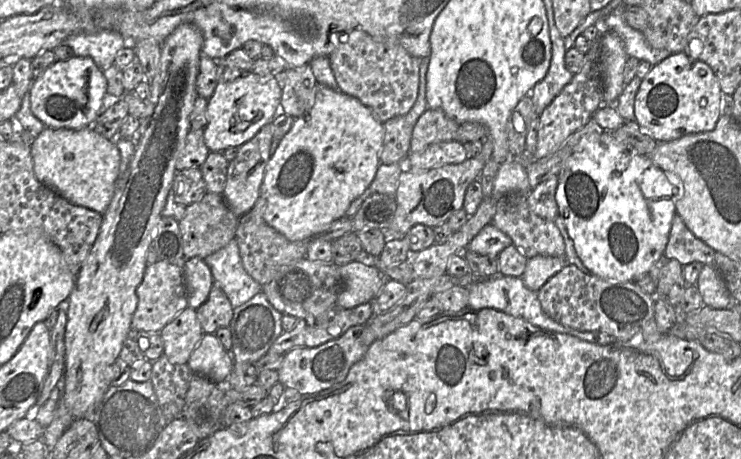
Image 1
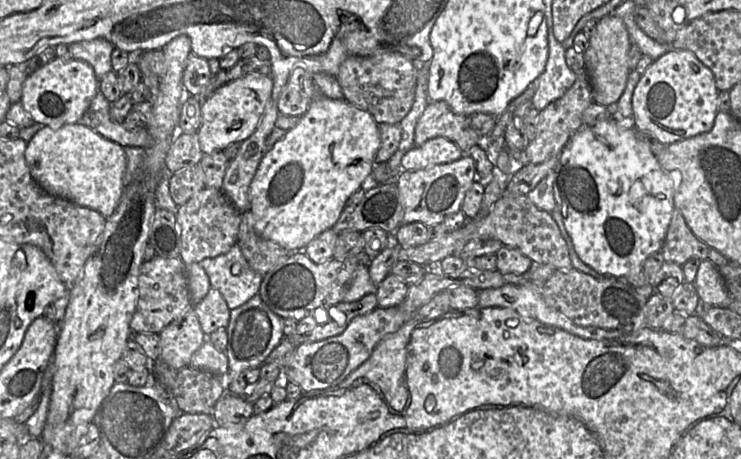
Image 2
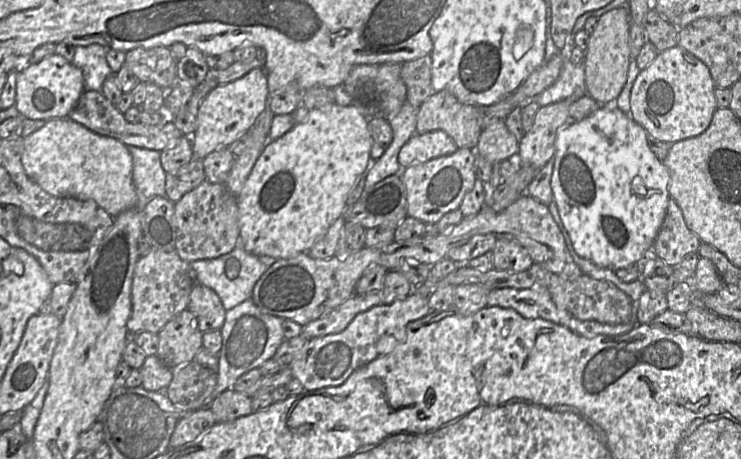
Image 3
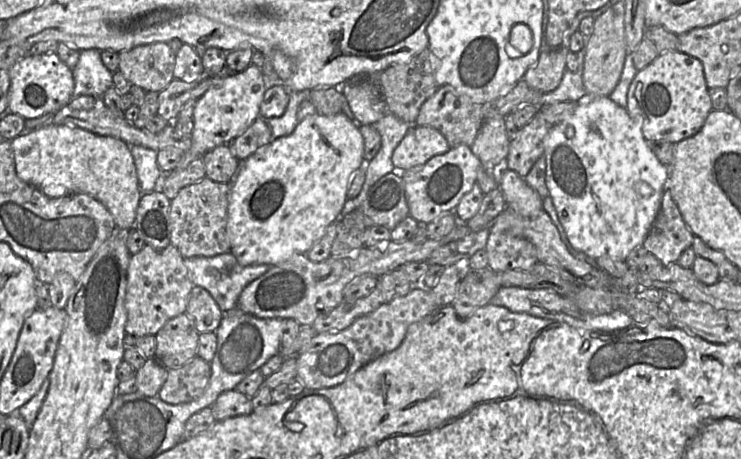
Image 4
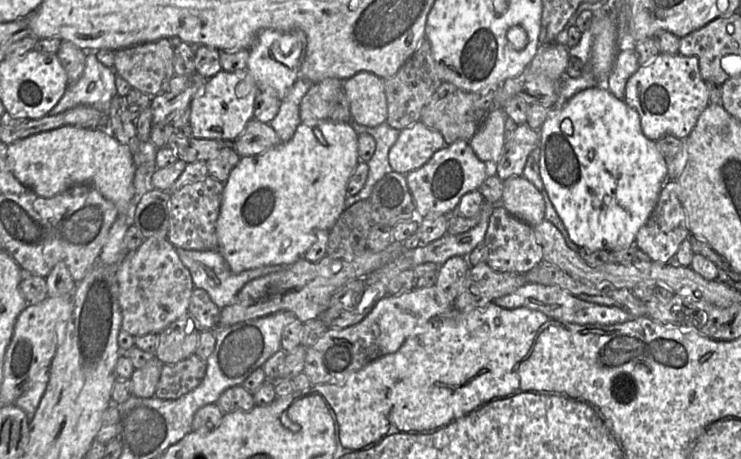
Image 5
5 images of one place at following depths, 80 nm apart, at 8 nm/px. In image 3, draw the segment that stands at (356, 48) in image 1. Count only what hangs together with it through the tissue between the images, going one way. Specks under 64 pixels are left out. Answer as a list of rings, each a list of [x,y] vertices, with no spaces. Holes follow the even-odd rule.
[[[360,64],[341,85],[361,105],[376,105],[380,116],[390,121],[407,100],[407,88],[401,77],[401,64]]]

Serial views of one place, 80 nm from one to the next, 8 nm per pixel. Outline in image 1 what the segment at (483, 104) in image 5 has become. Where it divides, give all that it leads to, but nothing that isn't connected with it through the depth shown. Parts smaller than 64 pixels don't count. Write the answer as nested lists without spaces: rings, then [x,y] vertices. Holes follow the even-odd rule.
[[[427,108],[414,126],[410,153],[420,152],[434,143],[457,141],[459,127],[442,110]]]

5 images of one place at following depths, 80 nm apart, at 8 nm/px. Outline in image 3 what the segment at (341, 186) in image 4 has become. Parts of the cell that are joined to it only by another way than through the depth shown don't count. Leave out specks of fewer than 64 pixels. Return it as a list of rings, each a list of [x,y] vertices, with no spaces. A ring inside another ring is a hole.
[[[325,105],[310,110],[301,123],[296,124],[280,138],[269,142],[237,197],[239,245],[250,254],[269,256],[278,260],[308,252],[324,237],[330,226],[342,217],[348,194],[371,158],[373,139],[369,131],[368,118],[374,117],[382,117],[376,105]]]

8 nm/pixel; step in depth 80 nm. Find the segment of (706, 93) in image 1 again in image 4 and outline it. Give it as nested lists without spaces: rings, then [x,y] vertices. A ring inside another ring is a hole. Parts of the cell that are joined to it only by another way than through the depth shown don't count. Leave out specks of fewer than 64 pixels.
[[[677,49],[660,53],[635,75],[628,90],[626,109],[631,117],[639,122],[642,133],[648,142],[666,140],[678,143],[695,135],[703,127],[709,113],[713,110],[702,62]]]

